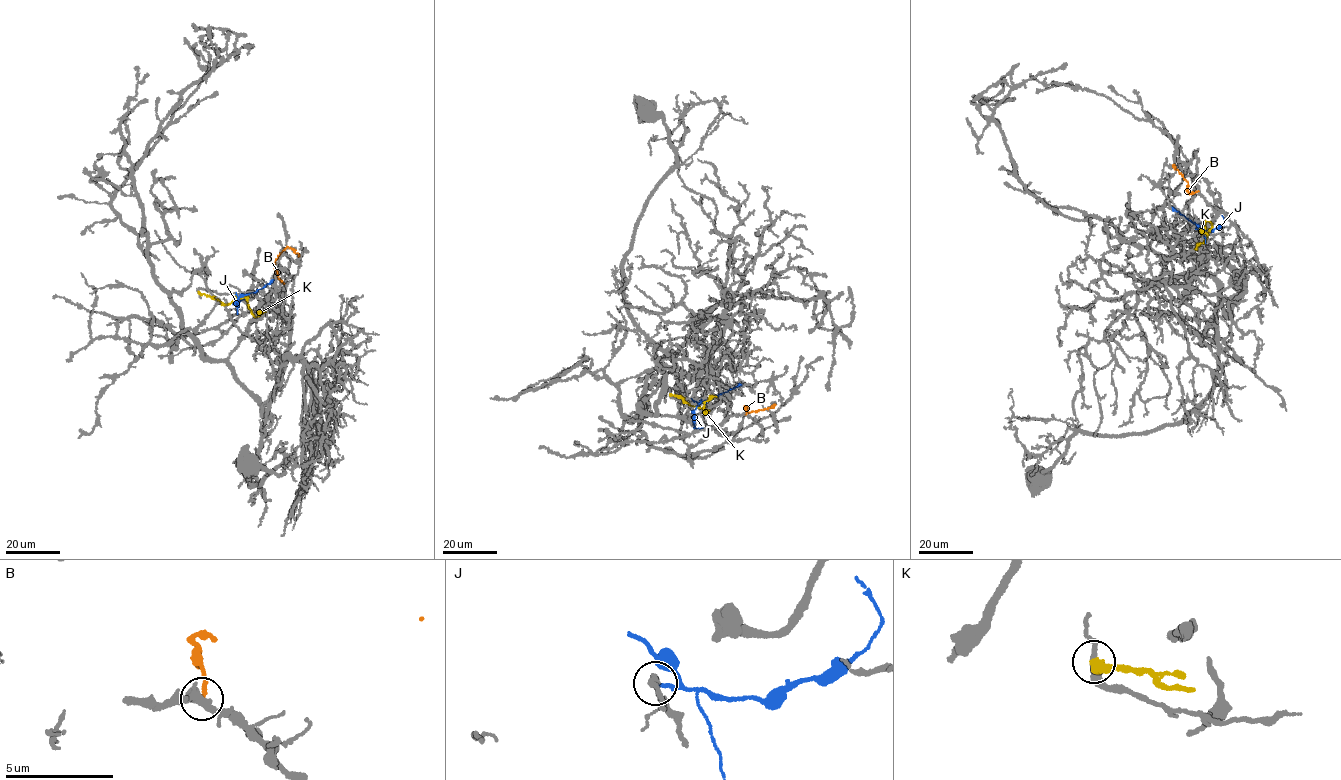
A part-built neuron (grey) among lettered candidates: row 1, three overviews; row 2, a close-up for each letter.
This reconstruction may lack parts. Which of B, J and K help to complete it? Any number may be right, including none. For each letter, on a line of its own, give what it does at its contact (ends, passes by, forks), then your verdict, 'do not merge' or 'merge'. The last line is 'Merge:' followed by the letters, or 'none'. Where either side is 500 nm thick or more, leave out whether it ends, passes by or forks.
B: it ends; do not merge
J: it ends; do not merge
K: do not merge
Merge: none

